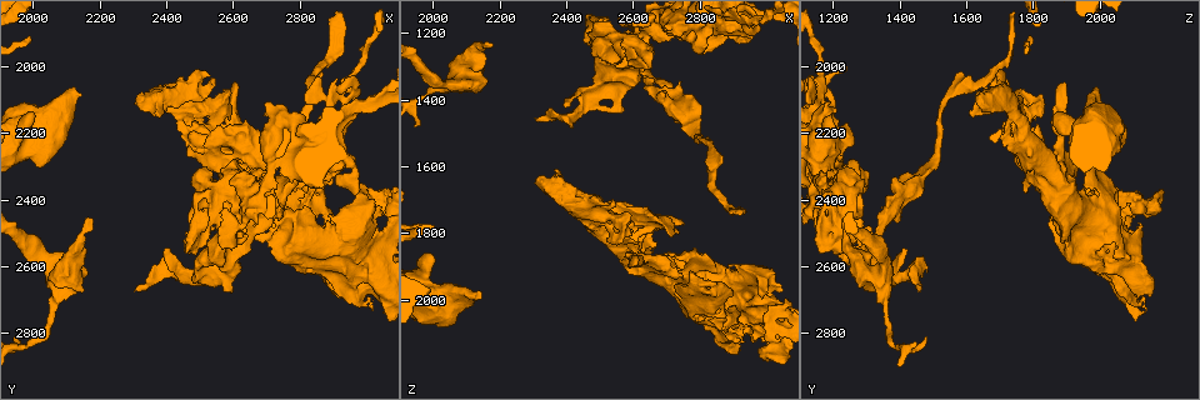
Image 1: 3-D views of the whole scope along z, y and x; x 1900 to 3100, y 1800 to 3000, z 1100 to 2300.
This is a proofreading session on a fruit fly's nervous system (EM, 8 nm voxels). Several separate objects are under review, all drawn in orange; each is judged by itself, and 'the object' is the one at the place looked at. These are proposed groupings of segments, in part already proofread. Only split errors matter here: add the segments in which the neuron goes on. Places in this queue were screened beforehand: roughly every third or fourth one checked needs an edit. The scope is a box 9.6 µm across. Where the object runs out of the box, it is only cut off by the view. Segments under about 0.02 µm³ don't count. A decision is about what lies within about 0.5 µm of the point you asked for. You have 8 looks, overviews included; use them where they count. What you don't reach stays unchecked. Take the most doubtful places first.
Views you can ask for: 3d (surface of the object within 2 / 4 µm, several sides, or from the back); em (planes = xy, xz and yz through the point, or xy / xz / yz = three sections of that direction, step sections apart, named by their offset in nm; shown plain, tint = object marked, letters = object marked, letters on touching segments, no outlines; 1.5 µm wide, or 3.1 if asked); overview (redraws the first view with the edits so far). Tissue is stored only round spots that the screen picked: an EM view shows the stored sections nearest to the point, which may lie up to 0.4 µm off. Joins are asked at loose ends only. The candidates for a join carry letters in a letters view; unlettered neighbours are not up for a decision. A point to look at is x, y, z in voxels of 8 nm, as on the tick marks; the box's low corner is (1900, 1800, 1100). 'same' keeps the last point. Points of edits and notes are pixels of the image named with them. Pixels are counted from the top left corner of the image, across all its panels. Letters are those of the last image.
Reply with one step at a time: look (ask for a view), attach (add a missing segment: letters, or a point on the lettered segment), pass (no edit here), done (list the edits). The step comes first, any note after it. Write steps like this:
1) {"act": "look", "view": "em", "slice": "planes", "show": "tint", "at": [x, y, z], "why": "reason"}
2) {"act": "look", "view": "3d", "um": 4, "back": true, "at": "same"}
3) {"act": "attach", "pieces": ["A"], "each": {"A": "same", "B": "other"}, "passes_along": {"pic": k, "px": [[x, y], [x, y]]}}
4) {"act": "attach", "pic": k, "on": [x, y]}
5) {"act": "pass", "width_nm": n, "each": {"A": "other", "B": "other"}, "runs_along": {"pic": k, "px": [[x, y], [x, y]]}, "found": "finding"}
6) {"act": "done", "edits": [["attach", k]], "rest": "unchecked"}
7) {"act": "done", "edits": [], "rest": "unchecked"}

{"act": "look", "view": "em", "um": 3.1, "slice": "xy", "step": 16, "show": "tint", "at": [2140, 2070, 1970], "why": "thick end"}

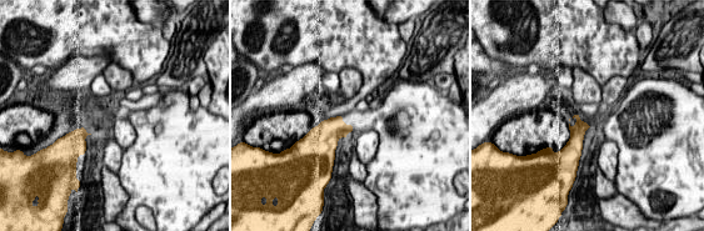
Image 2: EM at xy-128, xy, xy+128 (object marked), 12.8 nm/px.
{"act": "look", "view": "em", "um": 3.1, "slice": "planes", "show": "letters", "at": "same", "why": "another direction"}

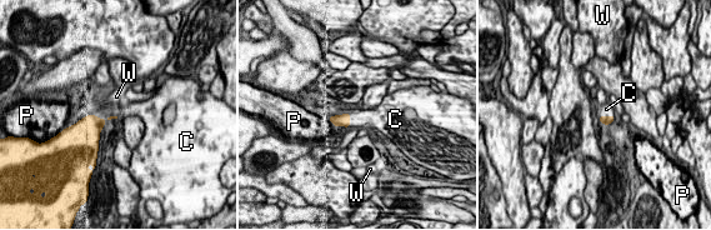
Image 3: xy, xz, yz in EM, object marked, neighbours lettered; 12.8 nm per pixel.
{"act": "attach", "pieces": ["C"], "each": {"C": "same", "P": "other", "W": "other"}, "found": "it goes on there"}

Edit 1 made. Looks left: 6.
{"act": "look", "view": "3d", "um": 2, "at": [2140, 2670, 1310], "why": "stops while still wide"}

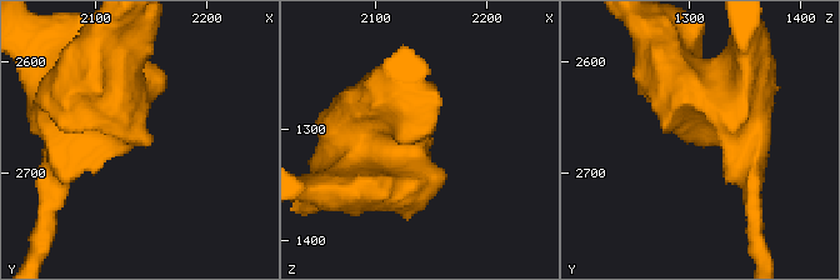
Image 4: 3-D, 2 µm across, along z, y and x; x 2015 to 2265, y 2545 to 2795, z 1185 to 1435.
{"act": "look", "view": "em", "slice": "yz", "step": 8, "show": "tint", "at": [2150, 2674, 1314], "why": "now the EM"}

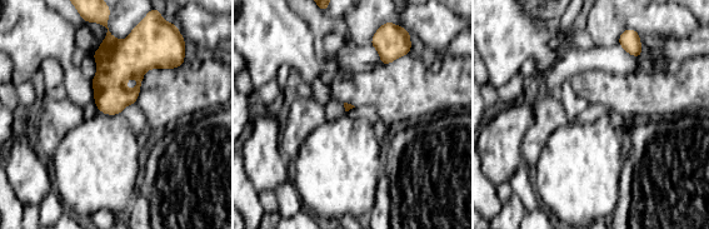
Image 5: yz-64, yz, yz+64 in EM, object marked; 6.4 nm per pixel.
{"act": "look", "view": "em", "slice": "planes", "show": "letters", "at": "same"}

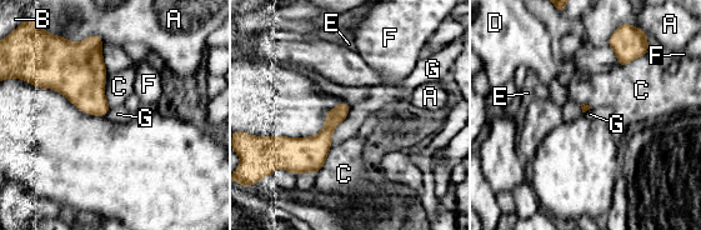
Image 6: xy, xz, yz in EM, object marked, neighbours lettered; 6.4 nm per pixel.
{"act": "pass", "each": {"A": "other", "B": "other", "C": "other", "D": "other", "E": "other", "F": "other", "G": "other"}, "border": {"pic": 6, "px": [[350, 106], [345, 119]]}, "found": "none of them fits"}

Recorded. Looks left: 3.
{"act": "look", "view": "3d", "um": 2, "at": [2190, 2460, 1230], "why": "branch stops here"}

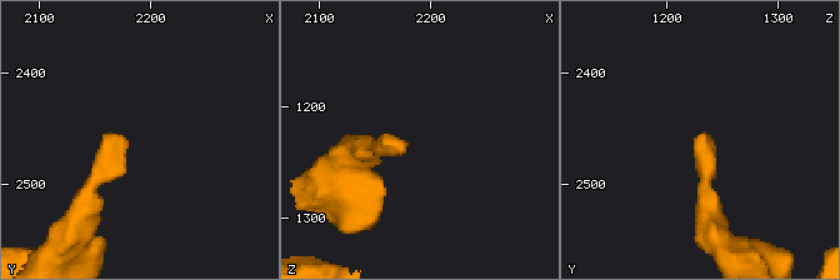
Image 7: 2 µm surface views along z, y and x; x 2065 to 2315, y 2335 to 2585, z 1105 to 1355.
{"act": "look", "view": "em", "slice": "planes", "show": "letters", "at": [2178, 2462, 1234]}

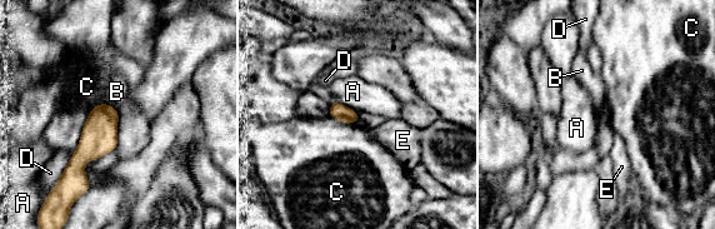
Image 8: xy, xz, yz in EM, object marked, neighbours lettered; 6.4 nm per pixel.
{"act": "pass", "each": {"A": "other", "B": "other", "C": "other", "D": "other", "E": "other"}, "border": {"pic": 8, "px": [[103, 101], [111, 105], [119, 115]]}, "found": "none of them fits"}

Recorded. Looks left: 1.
{"act": "done", "edits": [["attach", 3]], "rest": "unchecked"}

